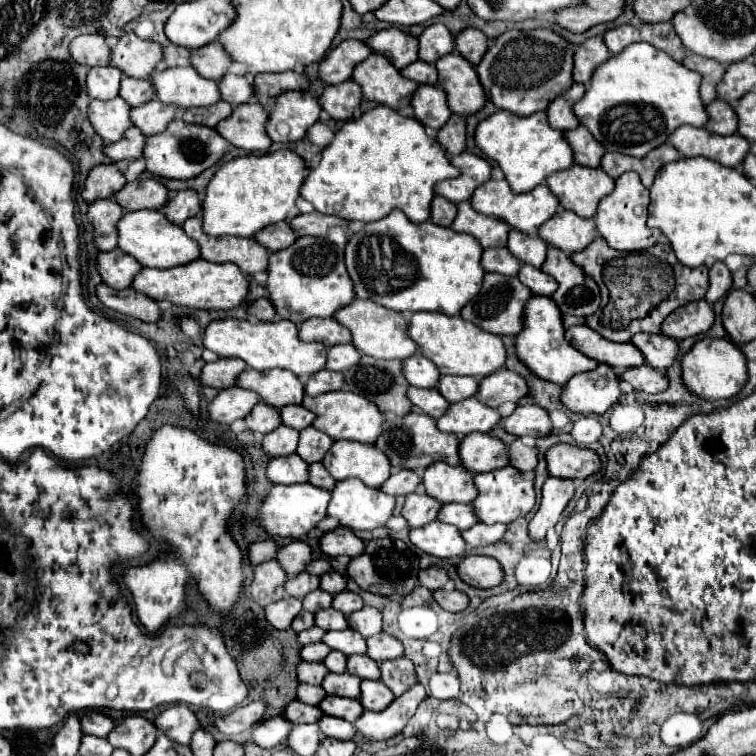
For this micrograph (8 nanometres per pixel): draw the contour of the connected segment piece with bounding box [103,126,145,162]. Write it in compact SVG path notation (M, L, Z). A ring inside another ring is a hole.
M135 126L127 128L125 134L121 136L119 142L113 142L113 144L107 144L103 148L105 156L111 158L113 162L119 162L119 160L131 160L131 158L141 158L141 146L145 142L145 136L141 134L141 130L137 130Z

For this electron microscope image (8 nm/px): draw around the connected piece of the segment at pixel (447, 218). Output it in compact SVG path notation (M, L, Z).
M435 196L431 202L431 222L439 224L439 226L451 226L453 218L457 216L457 208L453 202Z

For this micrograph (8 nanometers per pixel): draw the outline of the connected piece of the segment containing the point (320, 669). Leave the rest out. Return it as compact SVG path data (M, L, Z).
M299 662L299 666L297 666L297 680L299 682L321 684L321 678L325 678L325 666L323 664Z

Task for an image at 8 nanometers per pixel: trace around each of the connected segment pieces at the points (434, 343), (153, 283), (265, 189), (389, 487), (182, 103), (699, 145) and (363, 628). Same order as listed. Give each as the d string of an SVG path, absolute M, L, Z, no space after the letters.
M415 312L409 318L409 338L417 342L421 354L429 358L441 376L473 376L485 378L505 366L505 346L501 336L485 334L461 316L445 316L437 312Z
M193 260L183 266L159 270L159 268L143 268L131 282L131 288L139 294L145 294L151 300L167 300L175 306L199 308L199 310L231 310L245 302L249 284L247 276L237 270L233 264L213 264L205 260Z
M277 150L263 156L241 156L225 162L207 184L201 202L203 232L207 236L251 238L269 224L295 218L299 214L295 198L305 180L305 162L293 150Z
M401 470L385 480L385 484L379 488L389 496L407 496L411 492L417 492L421 486L421 478L413 470Z
M191 66L167 68L159 74L153 74L151 84L157 100L179 108L211 106L213 102L221 100L217 82L201 78Z
M679 126L671 136L669 142L675 150L683 156L703 156L715 160L727 168L735 168L743 162L745 154L749 152L749 142L739 134L733 136L715 136L703 128L695 126Z
M363 606L357 612L351 612L347 616L347 624L351 630L359 632L363 638L375 636L381 632L381 612L371 606Z

